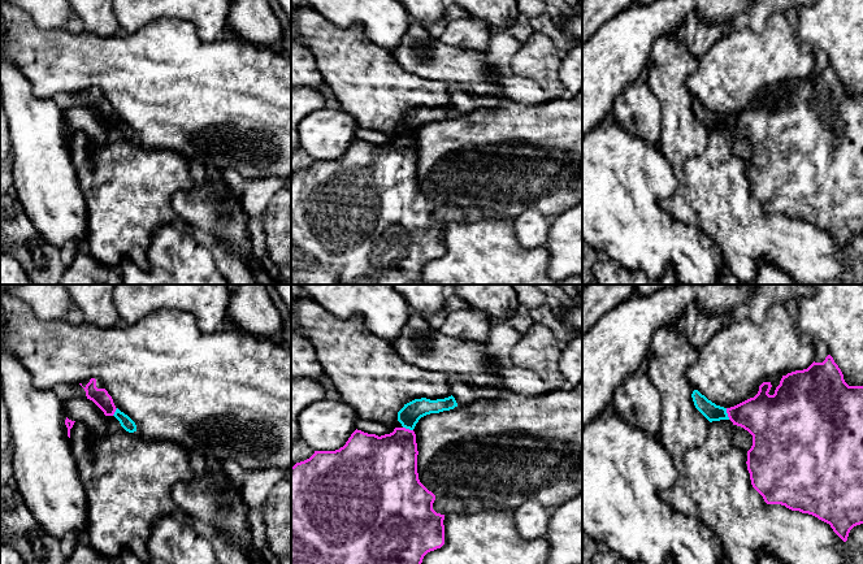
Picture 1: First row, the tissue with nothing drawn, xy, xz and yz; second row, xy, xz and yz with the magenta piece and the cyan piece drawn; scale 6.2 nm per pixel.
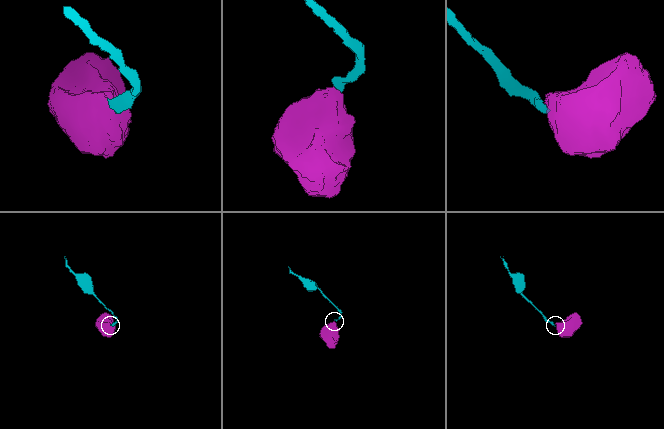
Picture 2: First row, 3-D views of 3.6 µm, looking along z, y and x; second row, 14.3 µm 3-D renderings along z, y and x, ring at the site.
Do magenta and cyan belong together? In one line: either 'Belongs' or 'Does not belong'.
Belongs

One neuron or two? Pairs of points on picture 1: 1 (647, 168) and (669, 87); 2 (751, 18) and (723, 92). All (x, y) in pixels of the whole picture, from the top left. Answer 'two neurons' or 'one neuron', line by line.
1: two neurons
2: two neurons

